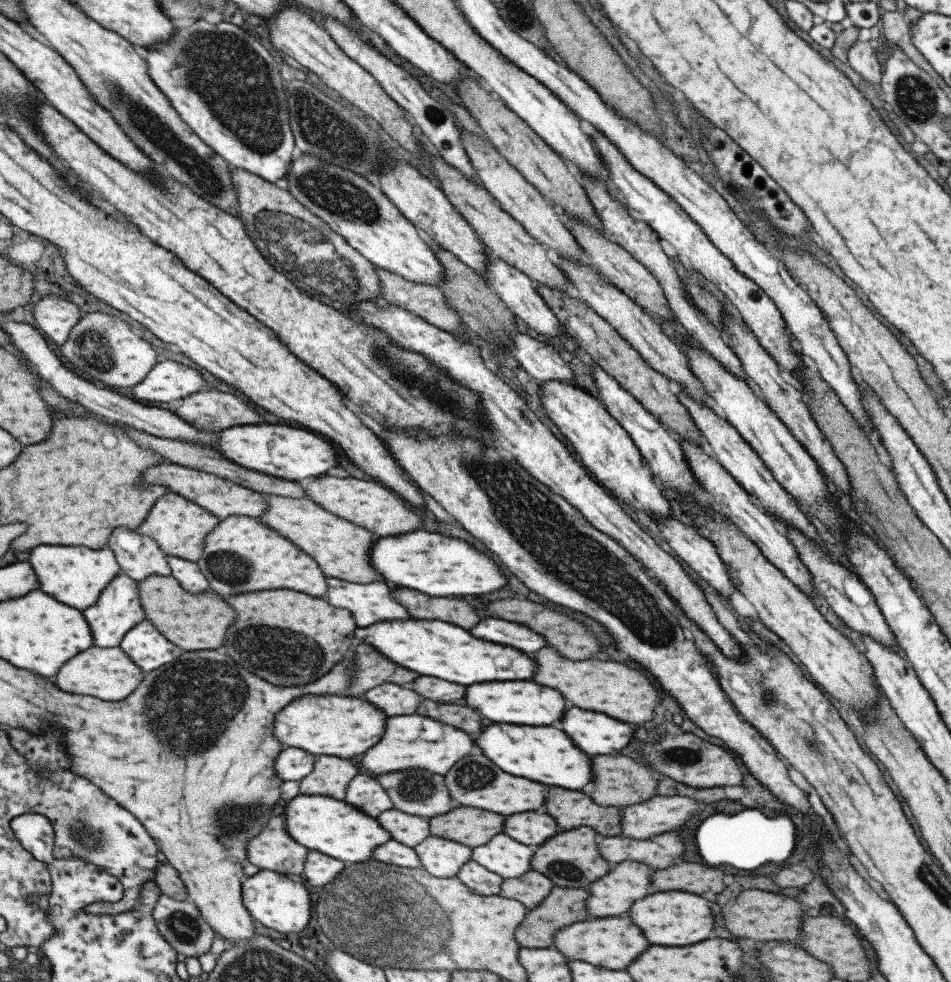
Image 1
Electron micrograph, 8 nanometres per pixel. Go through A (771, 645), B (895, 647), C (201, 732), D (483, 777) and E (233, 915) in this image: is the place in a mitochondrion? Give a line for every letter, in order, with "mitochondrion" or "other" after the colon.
A: other
B: other
C: mitochondrion
D: mitochondrion
E: other

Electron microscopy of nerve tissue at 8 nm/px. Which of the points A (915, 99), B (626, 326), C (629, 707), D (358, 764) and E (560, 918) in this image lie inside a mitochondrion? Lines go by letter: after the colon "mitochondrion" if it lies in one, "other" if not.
A: mitochondrion
B: other
C: other
D: other
E: other

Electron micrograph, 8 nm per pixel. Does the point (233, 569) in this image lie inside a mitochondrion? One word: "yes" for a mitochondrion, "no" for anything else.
yes

